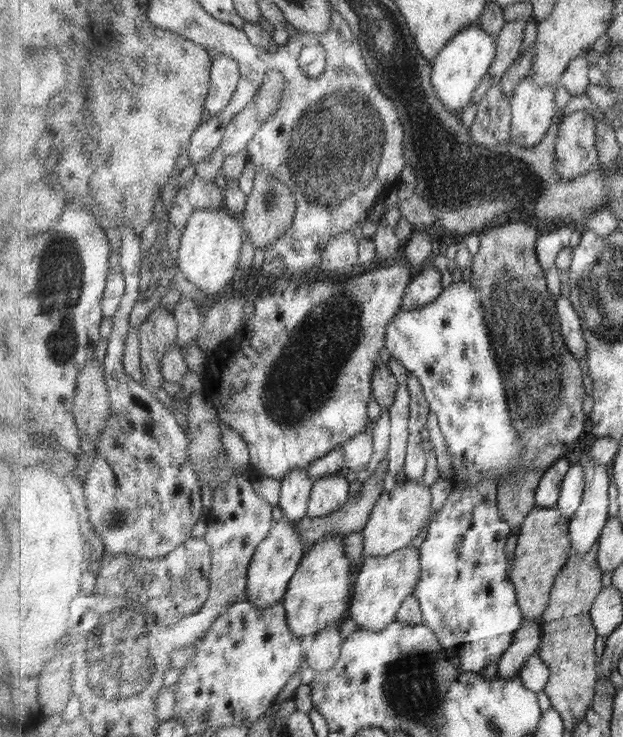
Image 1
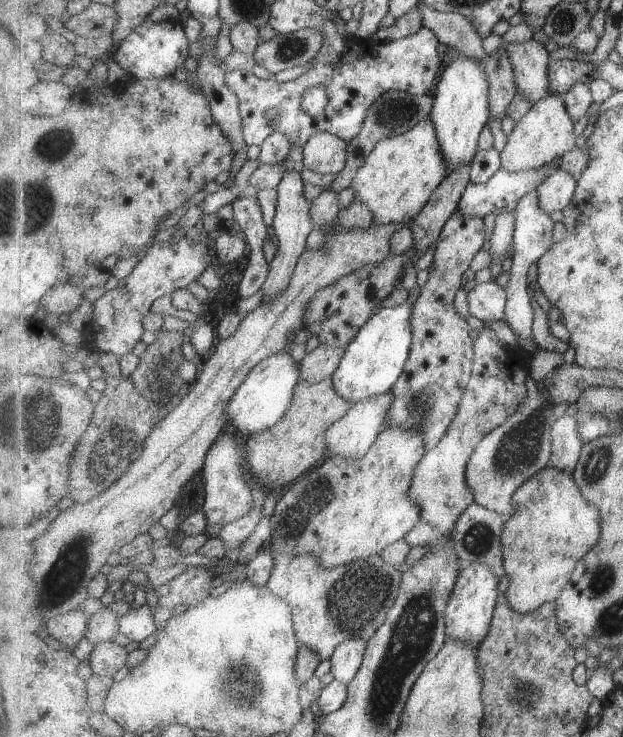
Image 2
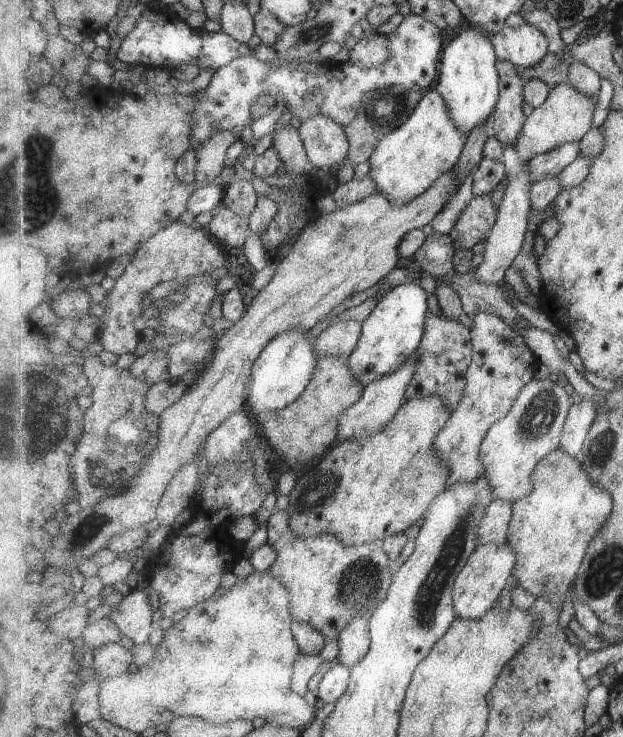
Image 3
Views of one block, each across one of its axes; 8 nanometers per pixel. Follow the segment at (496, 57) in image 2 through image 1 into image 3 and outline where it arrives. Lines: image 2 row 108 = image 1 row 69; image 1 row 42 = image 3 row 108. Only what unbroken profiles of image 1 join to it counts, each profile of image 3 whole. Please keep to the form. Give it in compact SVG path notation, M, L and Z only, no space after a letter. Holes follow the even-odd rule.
M501 61L497 64L500 72L500 100L492 114L494 136L504 145L515 146L520 134L523 133L528 117L523 114L524 88L528 83L521 76L512 61Z

